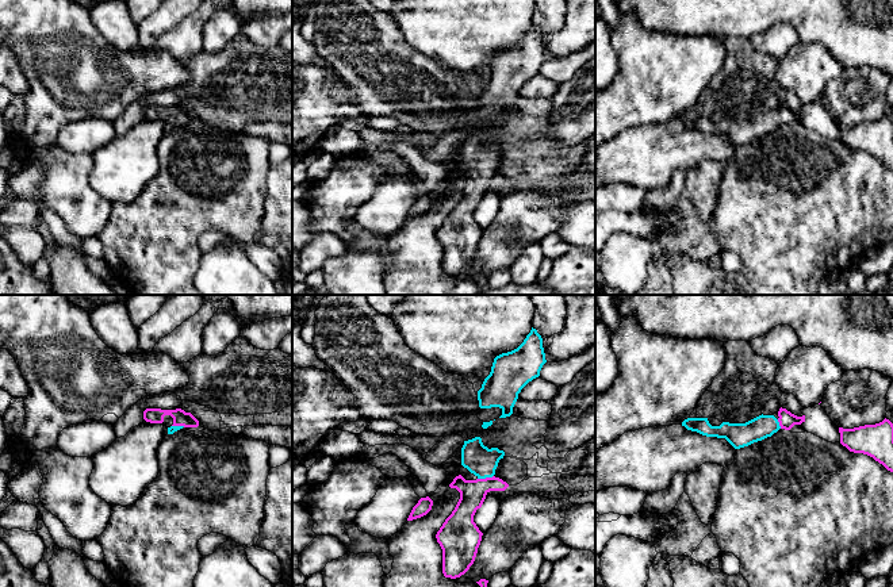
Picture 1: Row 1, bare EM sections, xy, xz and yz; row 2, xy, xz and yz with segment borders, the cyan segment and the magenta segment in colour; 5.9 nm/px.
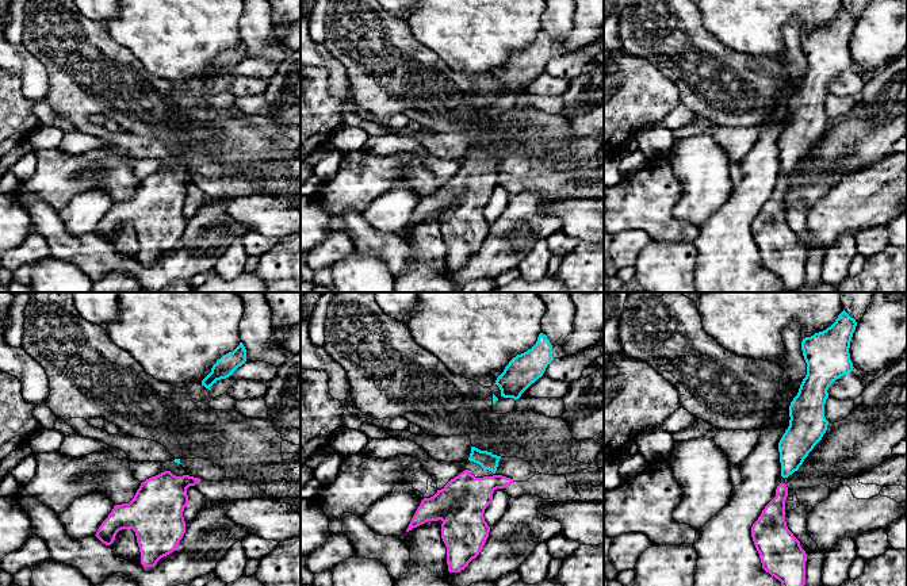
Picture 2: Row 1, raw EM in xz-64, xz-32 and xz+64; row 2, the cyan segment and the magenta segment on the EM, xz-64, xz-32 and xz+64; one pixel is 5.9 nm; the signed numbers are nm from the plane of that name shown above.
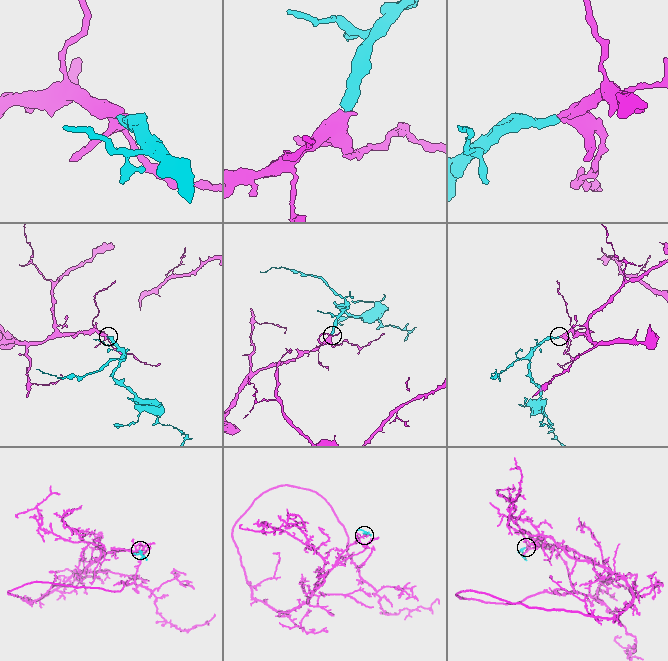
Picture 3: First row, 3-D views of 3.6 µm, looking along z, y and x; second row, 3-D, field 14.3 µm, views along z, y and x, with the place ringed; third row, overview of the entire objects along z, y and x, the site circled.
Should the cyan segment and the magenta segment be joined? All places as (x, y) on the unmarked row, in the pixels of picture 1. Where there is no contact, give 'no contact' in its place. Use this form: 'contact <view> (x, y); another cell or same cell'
contact xz (485, 175); same cell

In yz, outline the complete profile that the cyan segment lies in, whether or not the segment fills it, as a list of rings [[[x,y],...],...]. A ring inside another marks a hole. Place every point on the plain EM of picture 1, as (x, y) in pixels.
[[[782,104],[778,114],[777,116],[774,112],[762,111],[746,120],[723,119],[720,123],[712,123],[708,115],[687,115],[682,123],[706,134],[725,135],[735,146],[740,146],[771,134],[779,126],[790,127],[805,119],[805,112],[797,114]]]

